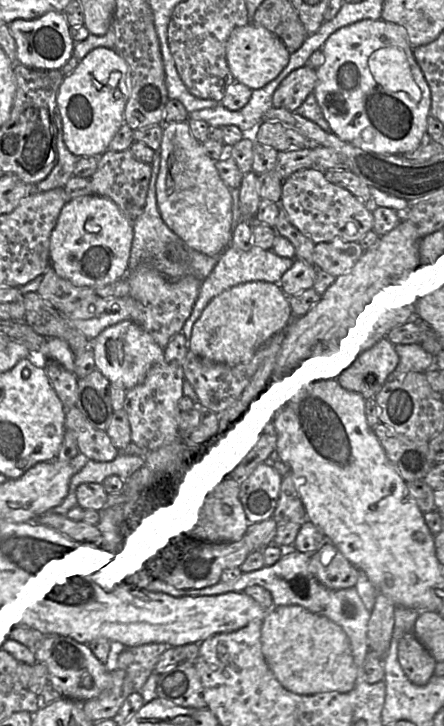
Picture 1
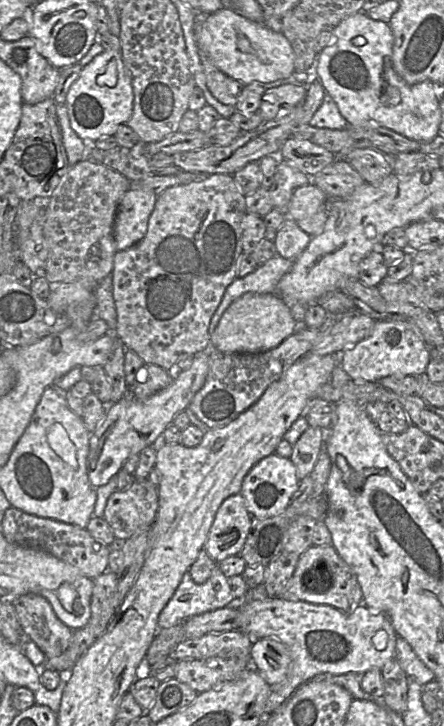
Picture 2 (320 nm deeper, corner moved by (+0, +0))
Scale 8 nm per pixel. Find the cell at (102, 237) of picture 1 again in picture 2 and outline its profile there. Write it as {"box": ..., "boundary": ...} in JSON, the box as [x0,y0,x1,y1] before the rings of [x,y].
{"box":[113,190,157,251],"boundary":[[[128,190],[117,210],[113,235],[117,251],[125,250],[145,237],[157,195],[151,190]]]}

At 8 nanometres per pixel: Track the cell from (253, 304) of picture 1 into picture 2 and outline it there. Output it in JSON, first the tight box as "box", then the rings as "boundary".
{"box":[210,293,295,354],"boundary":[[[246,293],[235,300],[223,313],[210,335],[211,346],[223,354],[257,354],[269,351],[292,335],[295,320],[291,307],[279,295],[273,293]]]}

